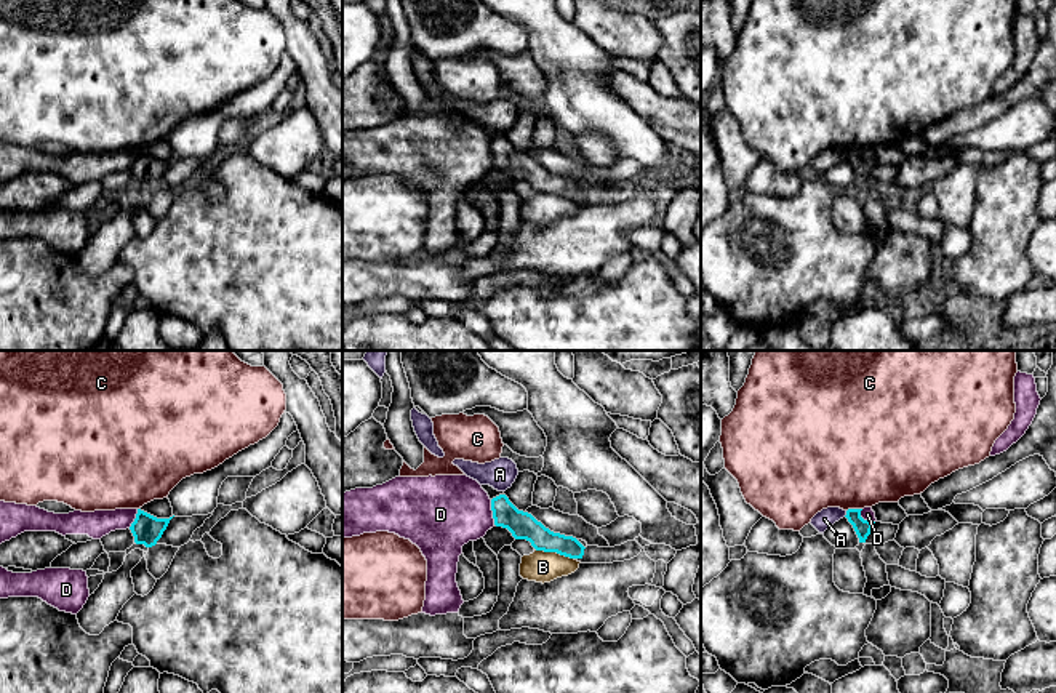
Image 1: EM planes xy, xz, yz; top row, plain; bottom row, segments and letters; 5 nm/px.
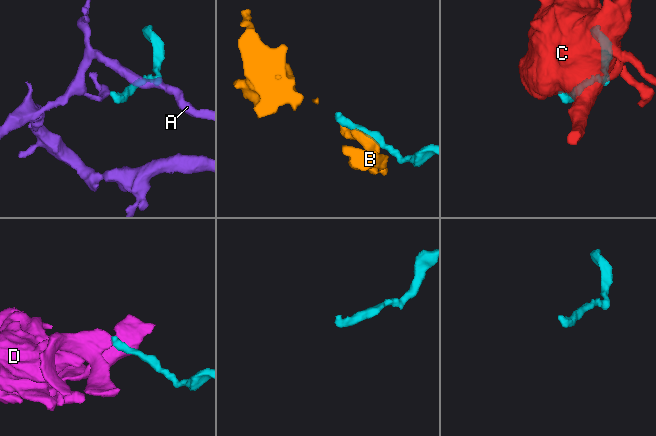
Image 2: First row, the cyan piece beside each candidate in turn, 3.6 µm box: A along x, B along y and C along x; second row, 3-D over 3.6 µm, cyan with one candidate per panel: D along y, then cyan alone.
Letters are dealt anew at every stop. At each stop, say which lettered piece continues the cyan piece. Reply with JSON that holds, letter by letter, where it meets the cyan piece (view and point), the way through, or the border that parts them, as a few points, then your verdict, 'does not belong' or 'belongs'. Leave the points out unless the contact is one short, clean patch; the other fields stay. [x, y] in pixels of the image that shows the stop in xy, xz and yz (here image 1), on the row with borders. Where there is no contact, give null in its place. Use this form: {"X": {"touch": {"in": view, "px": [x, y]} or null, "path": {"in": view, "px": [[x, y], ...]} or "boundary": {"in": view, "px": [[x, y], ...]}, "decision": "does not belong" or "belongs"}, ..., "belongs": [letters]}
{"A": {"touch": {"in": "yz", "px": [847, 514]}, "boundary": {"in": "yz", "px": [[847, 511], [844, 516]]}, "decision": "does not belong"}, "B": {"touch": {"in": "xz", "px": [554, 551]}, "decision": "does not belong"}, "C": {"touch": {"in": "yz", "px": [853, 509]}, "boundary": {"in": "yz", "px": [[861, 508], [850, 508], [847, 511]]}, "decision": "does not belong"}, "D": {"touch": {"in": "xz", "px": [493, 512]}, "boundary": {"in": "xz", "px": [[490, 500], [495, 524]]}, "decision": "does not belong"}, "belongs": []}

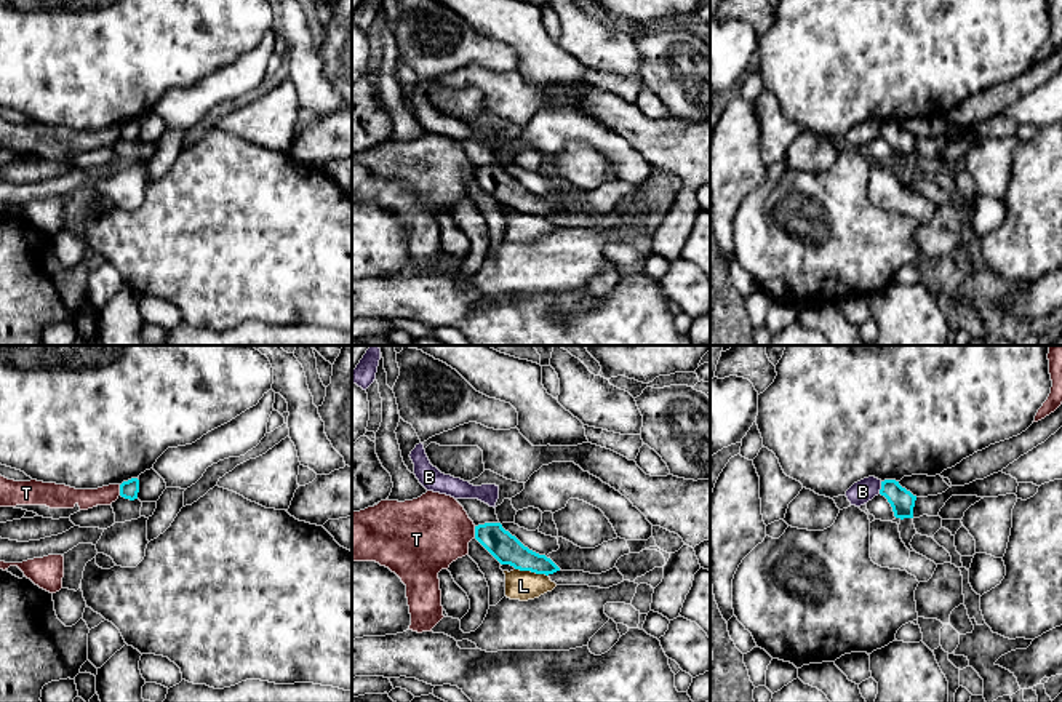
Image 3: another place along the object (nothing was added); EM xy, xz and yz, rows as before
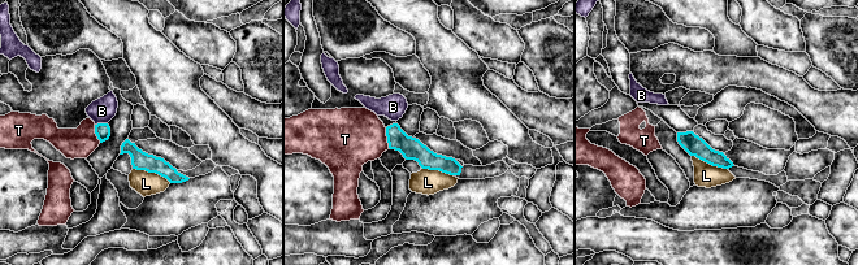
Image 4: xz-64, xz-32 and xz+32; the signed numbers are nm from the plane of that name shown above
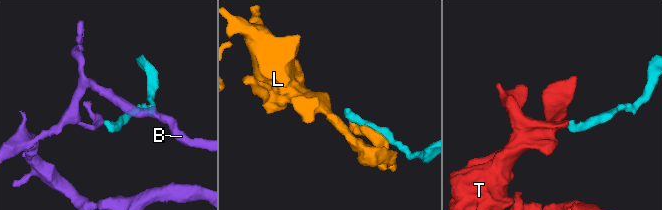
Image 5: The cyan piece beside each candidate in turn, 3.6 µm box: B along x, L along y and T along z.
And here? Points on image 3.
{"B": {"touch": {"in": "yz", "px": [882, 488]}, "boundary": {"in": "yz", "px": [[882, 482], [878, 493]]}, "decision": "does not belong"}, "L": {"touch": {"in": "xz", "px": [531, 571]}, "decision": "does not belong"}, "T": {"touch": {"in": "xy", "px": [120, 490]}, "boundary": {"in": "xy", "px": [[119, 485], [120, 494]]}, "decision": "does not belong"}, "belongs": []}

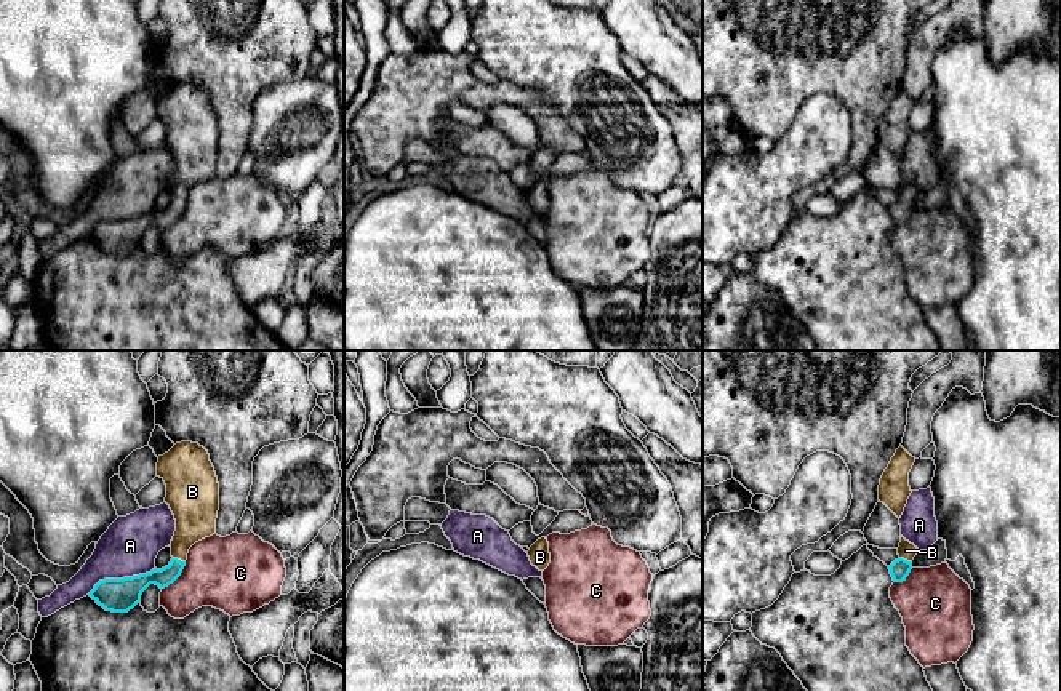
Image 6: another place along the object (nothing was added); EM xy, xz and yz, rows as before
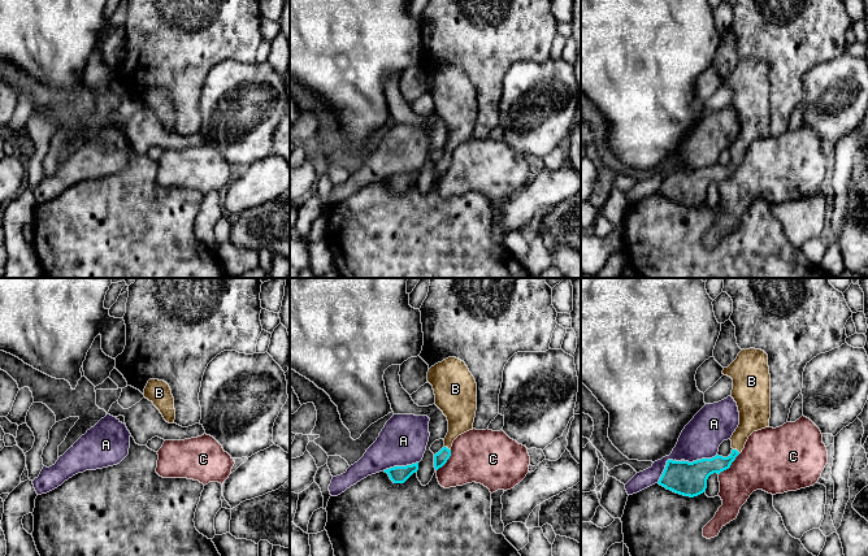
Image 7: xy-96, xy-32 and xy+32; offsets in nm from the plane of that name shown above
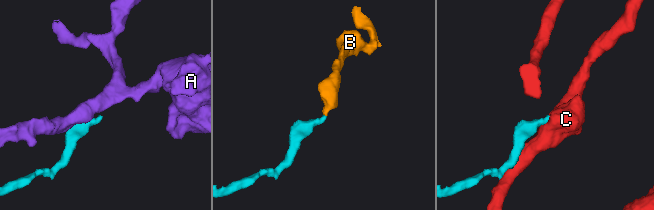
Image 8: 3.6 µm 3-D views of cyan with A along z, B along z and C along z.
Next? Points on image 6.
{"A": {"touch": {"in": "xy", "px": [120, 579]}, "boundary": {"in": "xy", "px": [[156, 568], [132, 576], [104, 578], [87, 594]]}, "decision": "does not belong"}, "B": {"touch": {"in": "xy", "px": [180, 560]}, "path": {"in": "xy", "px": [[165, 576], [180, 560], [180, 544], [196, 514]]}, "decision": "belongs"}, "C": {"touch": {"in": "xy", "px": [176, 578]}, "decision": "does not belong"}, "belongs": ["B"]}

